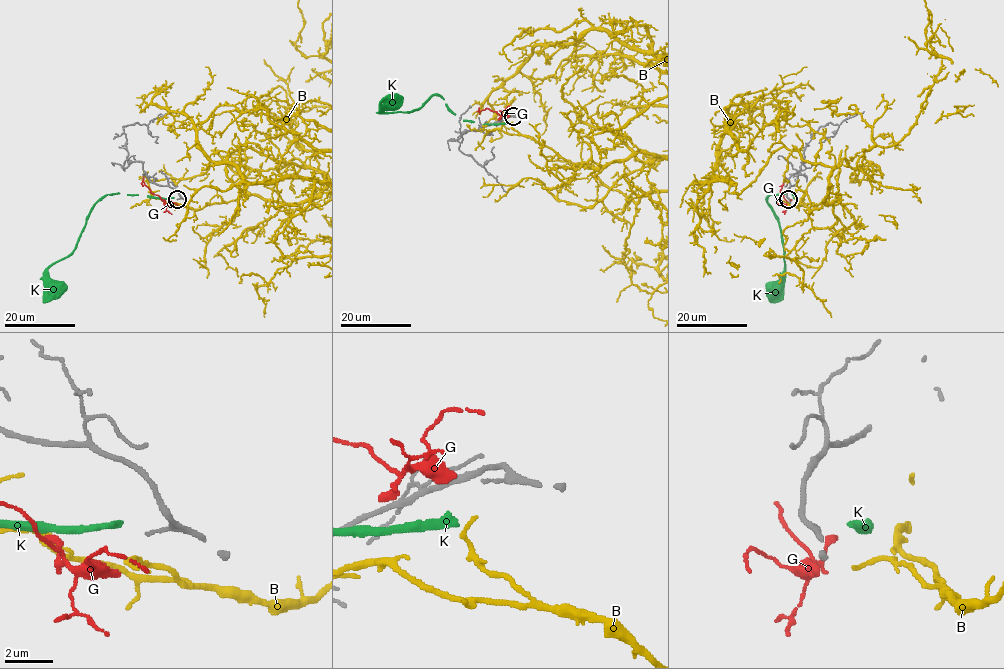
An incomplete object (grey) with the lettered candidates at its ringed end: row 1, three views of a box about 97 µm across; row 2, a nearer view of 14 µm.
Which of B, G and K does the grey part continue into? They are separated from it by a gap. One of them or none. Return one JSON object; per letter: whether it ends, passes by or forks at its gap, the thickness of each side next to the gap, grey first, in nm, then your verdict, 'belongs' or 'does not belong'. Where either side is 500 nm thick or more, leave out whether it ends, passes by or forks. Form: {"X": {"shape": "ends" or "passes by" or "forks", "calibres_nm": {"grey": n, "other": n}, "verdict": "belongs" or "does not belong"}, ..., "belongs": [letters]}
{"B": {"shape": "ends", "calibres_nm": {"grey": 120, "other": 150}, "verdict": "does not belong"}, "G": {"shape": "passes by", "calibres_nm": {"grey": 120, "other": 360}, "verdict": "does not belong"}, "K": {"shape": "ends", "calibres_nm": {"grey": 120, "other": 380}, "verdict": "does not belong"}, "belongs": []}

